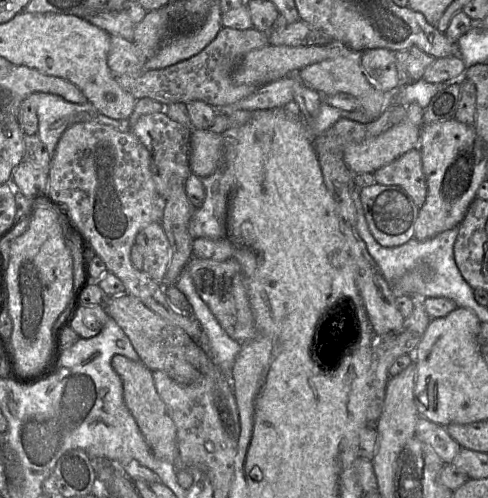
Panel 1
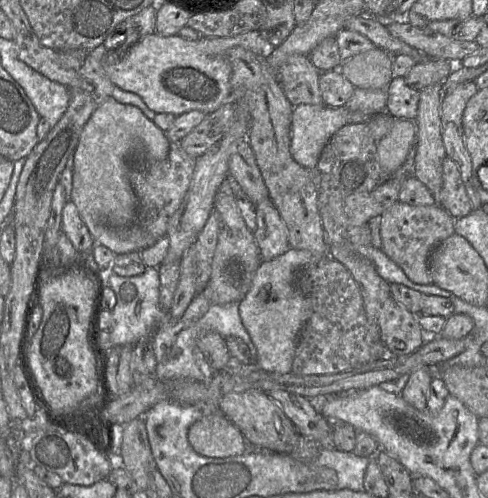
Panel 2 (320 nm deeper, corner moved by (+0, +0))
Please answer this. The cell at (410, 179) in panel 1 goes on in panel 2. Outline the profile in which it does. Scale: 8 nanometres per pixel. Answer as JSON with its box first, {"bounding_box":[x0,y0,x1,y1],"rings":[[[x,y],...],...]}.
{"bounding_box":[438,157,472,218],"rings":[[[448,157],[443,160],[443,186],[438,203],[453,218],[468,215],[472,209],[471,200],[467,194],[456,162]]]}

